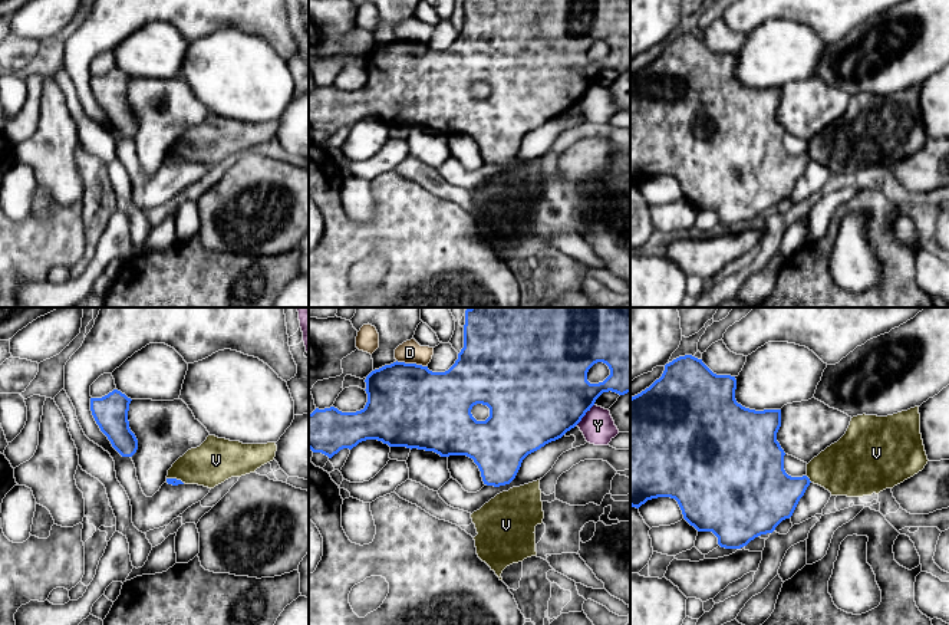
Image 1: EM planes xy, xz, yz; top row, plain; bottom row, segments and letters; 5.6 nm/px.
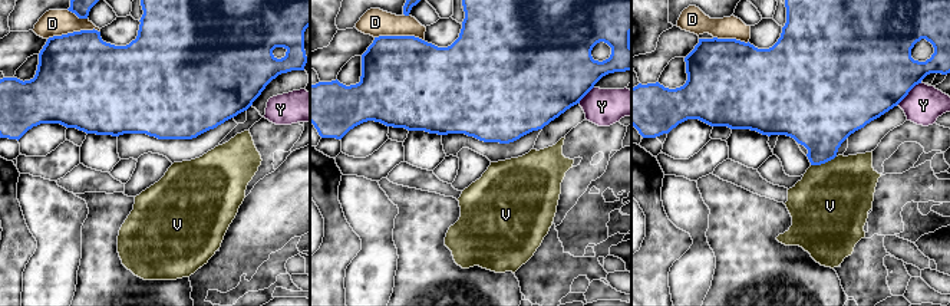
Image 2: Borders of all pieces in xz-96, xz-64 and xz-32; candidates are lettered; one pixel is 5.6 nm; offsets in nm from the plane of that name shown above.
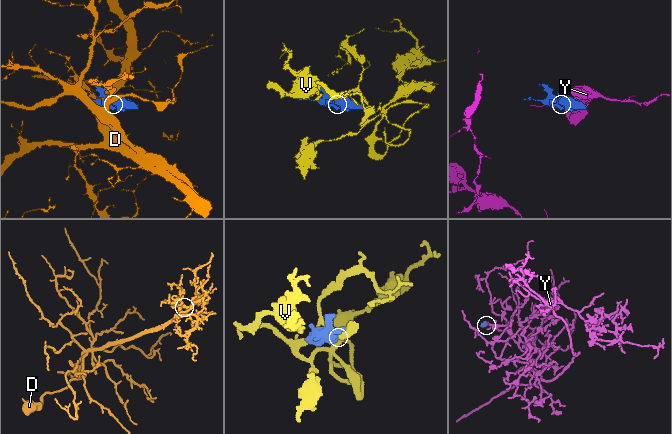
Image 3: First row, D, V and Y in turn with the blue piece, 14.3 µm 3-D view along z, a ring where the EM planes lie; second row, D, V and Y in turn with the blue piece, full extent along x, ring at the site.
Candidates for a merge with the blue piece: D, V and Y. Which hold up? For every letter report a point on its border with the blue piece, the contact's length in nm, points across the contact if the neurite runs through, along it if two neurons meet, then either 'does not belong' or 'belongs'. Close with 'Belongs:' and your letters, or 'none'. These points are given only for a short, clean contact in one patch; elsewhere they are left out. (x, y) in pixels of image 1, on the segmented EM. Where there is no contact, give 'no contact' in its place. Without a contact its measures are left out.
D: meets blue in xz at (412, 364); contact 180 nm long; does not belong
V: meets blue in yz at (809, 479); contact 60 nm long; runs through yz (767, 494), (790, 490), (809, 479), (820, 470), (852, 467); belongs
Y: meets blue in xz at (585, 414); contact 160 nm long; border along xz (593, 404), (576, 424); does not belong
Belongs: V

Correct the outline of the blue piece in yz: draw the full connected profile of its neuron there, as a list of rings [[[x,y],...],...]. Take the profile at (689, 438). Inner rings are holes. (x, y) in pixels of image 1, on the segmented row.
[[[685,355],[665,365],[665,371],[649,388],[630,398],[630,506],[639,509],[648,500],[658,497],[675,499],[682,510],[683,519],[698,532],[712,532],[718,537],[718,545],[725,549],[741,549],[761,534],[772,533],[775,527],[785,519],[790,519],[804,496],[807,487],[814,483],[831,493],[831,496],[863,497],[879,494],[886,489],[903,483],[925,468],[927,455],[920,434],[919,407],[910,408],[887,417],[857,415],[853,417],[846,434],[834,444],[821,451],[807,464],[807,474],[803,477],[791,477],[784,470],[784,450],[777,441],[777,432],[781,427],[781,409],[755,411],[742,407],[735,399],[737,379],[731,375],[714,374],[702,359]]]

